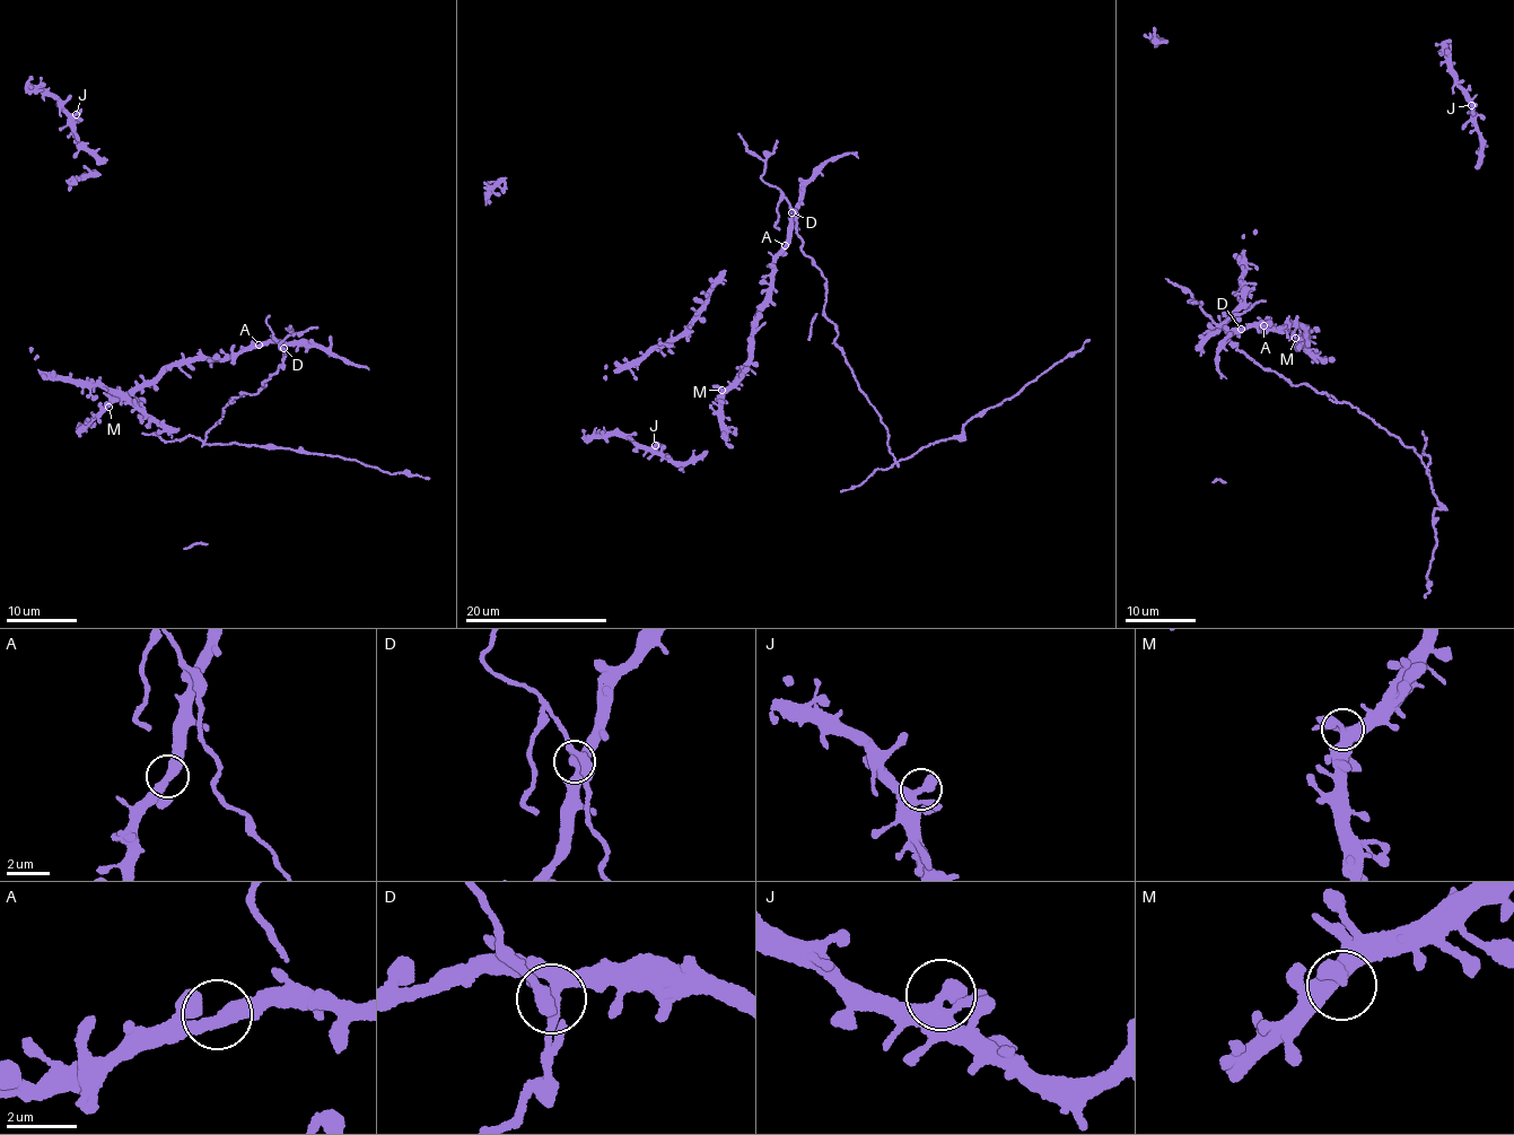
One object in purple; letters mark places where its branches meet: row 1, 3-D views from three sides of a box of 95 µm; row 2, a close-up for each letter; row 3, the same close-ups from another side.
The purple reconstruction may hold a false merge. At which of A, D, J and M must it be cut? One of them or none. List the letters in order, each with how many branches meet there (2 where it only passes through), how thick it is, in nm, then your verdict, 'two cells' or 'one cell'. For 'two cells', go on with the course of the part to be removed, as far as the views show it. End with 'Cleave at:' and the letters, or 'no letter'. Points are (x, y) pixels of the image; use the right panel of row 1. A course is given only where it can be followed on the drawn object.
A: 2 branches meet; 420 nm thick; one cell
D: 3 branches meet; 340 nm thick; two cells; foreign part runs (1240, 329), (1230, 340), (1254, 360), (1294, 385), (1349, 402), (1417, 454), (1441, 503), (1425, 597)
J: 2 branches meet; 440 nm thick; one cell
M: 3 branches meet; 360 nm thick; one cell
Cleave at: D

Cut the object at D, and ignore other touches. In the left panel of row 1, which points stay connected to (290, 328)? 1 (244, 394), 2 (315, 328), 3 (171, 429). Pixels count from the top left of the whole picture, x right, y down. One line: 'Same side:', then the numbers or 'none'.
Same side: 1, 2

